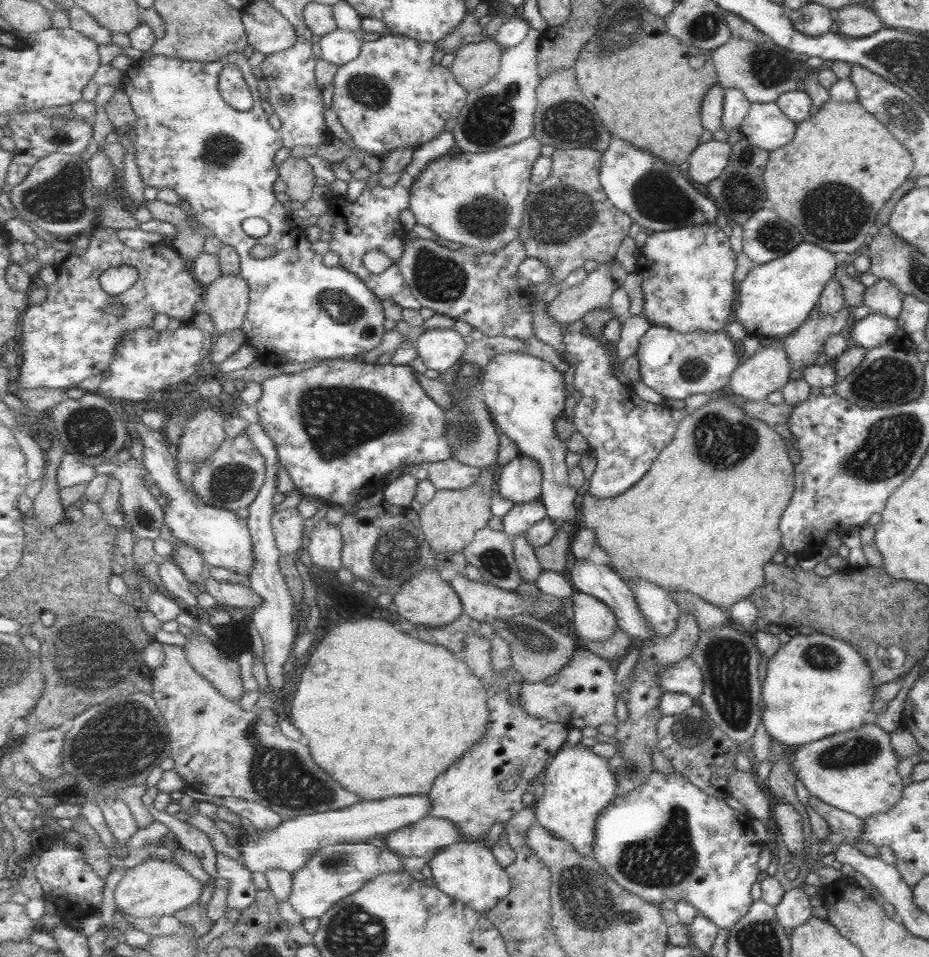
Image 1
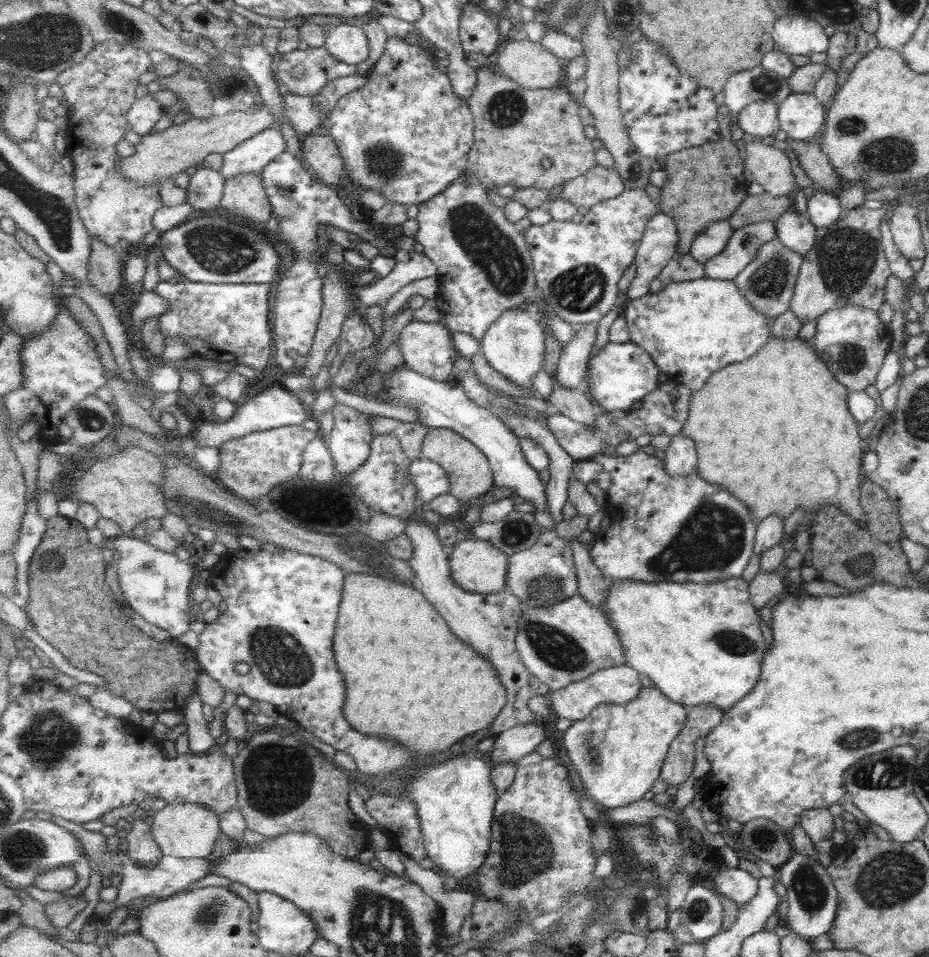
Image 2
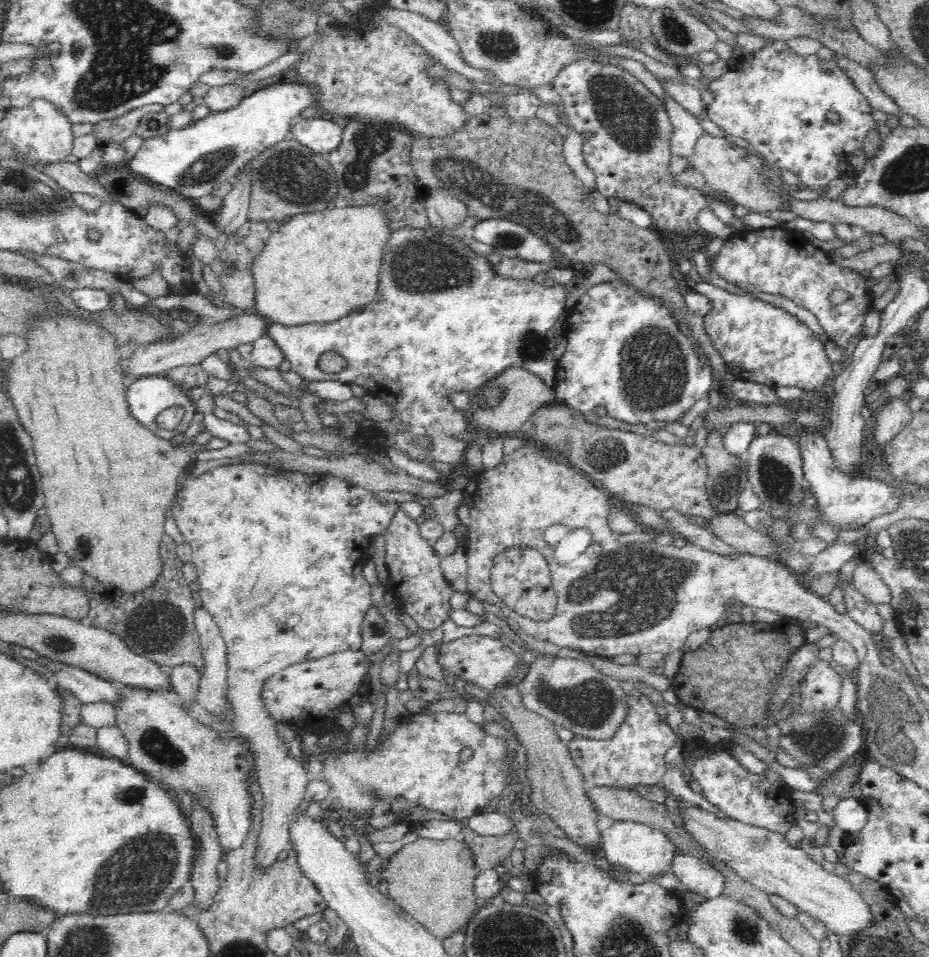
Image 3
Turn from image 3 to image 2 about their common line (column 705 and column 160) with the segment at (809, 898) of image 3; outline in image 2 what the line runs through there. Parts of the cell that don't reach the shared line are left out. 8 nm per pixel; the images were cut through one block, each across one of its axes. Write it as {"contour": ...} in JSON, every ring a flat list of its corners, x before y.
{"contour":[[201,803,167,804,153,815,153,835,163,855,209,859,222,833,220,816,211,805]]}

